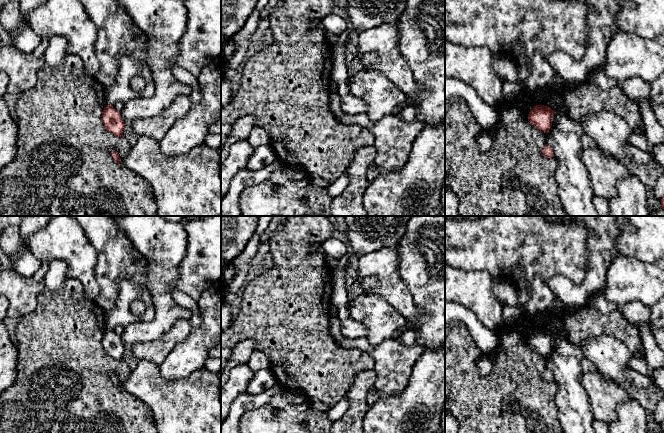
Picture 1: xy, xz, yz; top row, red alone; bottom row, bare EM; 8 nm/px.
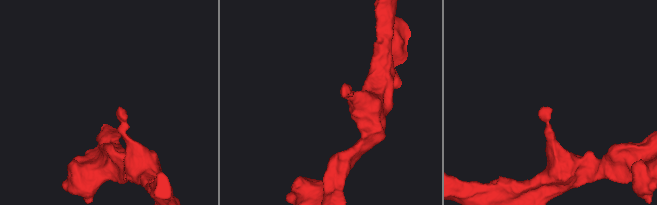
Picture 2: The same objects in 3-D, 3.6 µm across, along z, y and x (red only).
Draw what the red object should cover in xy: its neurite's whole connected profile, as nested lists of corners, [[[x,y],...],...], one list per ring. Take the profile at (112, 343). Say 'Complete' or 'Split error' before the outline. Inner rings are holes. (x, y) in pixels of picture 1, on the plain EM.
Complete. [[[113,329],[105,330],[102,345],[109,356],[118,361],[123,360],[123,354],[126,350],[120,336],[118,336]]]

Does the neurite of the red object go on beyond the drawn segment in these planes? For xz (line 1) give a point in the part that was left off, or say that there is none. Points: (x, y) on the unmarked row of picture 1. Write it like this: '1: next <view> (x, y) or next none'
1: next none

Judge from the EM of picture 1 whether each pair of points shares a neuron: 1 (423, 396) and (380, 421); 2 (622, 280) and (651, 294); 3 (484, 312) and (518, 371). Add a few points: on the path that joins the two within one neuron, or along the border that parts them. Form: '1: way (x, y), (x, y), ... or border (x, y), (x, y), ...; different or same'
1: way (412, 404), (396, 418), (391, 418); same
2: way (629, 280), (637, 280), (644, 287); same
3: border (502, 324), (494, 330); different

